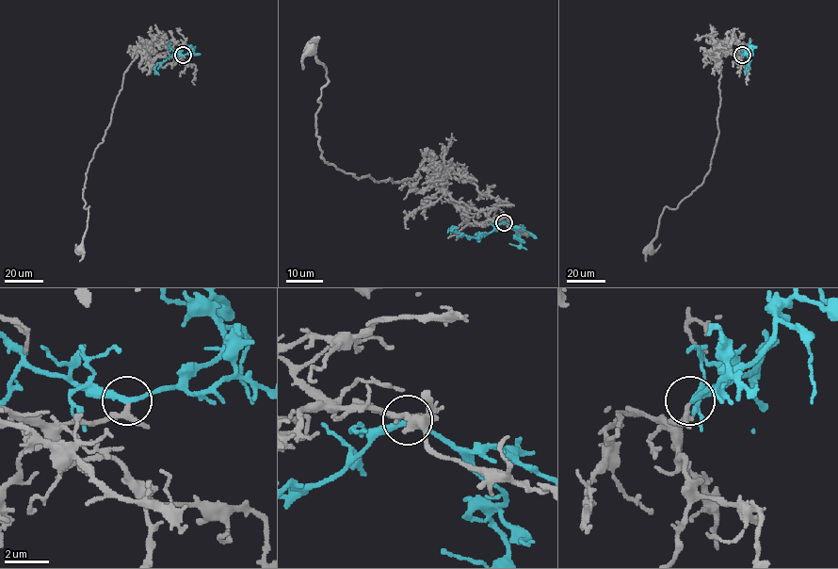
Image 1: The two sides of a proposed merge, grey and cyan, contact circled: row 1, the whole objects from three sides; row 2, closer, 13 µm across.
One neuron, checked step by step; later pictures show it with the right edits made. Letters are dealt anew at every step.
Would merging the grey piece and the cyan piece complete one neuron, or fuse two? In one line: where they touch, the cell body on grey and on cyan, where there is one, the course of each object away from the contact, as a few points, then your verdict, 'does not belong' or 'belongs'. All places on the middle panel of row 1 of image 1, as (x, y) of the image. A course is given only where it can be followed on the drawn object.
place (504, 222); soma grey (311, 48); soma cyan none; course grey (504, 222), (456, 202), (419, 170), (411, 178), (375, 181), (325, 162), (315, 115), (328, 79), (310, 48); course cyan (504, 222), (475, 237), (457, 233), (450, 228), (459, 228); belongs

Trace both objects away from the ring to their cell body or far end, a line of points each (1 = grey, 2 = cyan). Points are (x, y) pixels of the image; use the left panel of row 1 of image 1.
1: (183, 55), (137, 51), (123, 73), (109, 125), (86, 174), (82, 197), (84, 207), (89, 206), (79, 249)
2: (183, 55), (174, 52), (158, 63), (154, 70), (159, 74)

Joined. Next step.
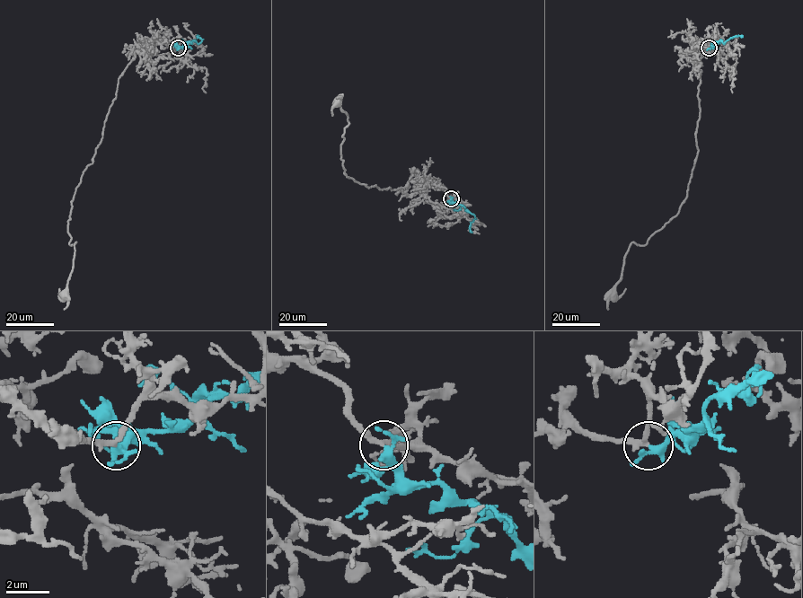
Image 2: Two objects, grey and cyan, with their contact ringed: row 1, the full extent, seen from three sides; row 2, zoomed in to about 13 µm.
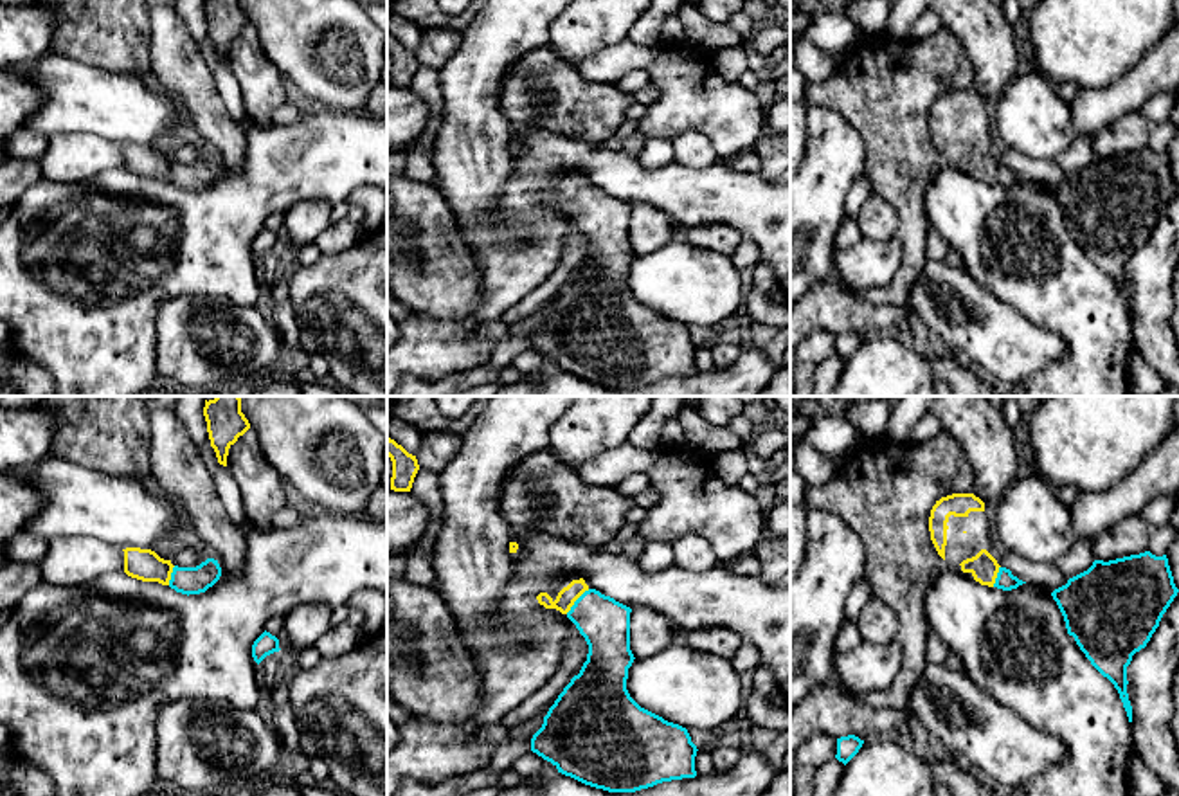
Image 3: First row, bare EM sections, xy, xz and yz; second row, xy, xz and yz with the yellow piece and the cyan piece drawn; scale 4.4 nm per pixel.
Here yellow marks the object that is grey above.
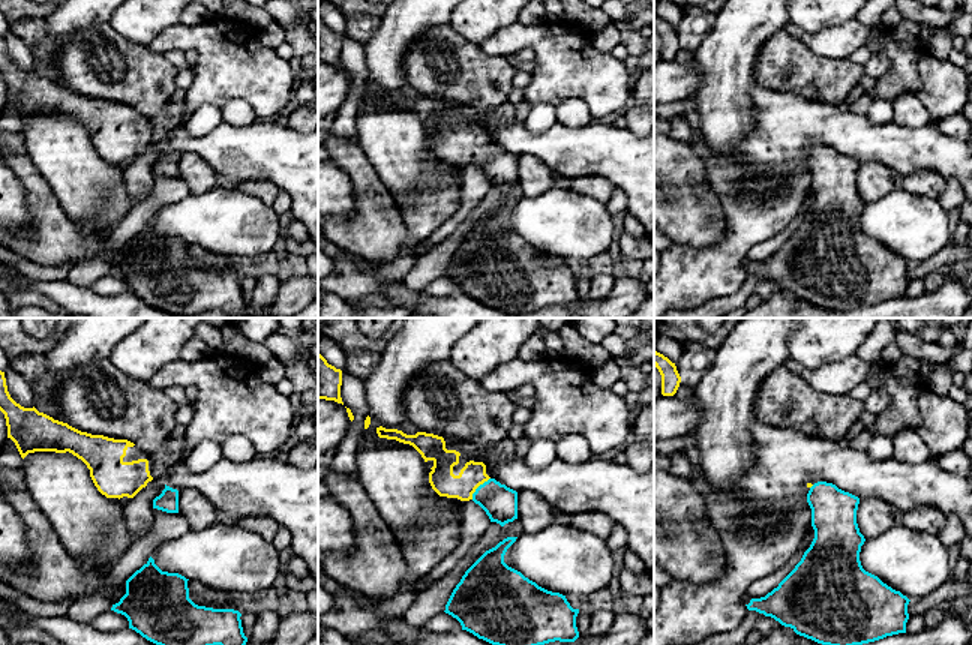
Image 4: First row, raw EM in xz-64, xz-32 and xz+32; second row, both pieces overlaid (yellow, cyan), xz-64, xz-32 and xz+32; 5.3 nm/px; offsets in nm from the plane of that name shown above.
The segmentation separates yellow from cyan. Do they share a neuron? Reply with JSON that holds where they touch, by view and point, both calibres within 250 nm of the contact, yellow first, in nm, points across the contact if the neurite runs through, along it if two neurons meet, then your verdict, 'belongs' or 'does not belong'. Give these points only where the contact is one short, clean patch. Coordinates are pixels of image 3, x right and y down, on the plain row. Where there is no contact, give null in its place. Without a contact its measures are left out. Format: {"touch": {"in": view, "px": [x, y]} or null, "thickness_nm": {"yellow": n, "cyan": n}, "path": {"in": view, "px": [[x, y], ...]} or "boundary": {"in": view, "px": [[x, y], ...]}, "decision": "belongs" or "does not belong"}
{"touch": {"in": "xz", "px": [576, 195]}, "thickness_nm": {"yellow": 90, "cyan": 220}, "path": {"in": "xz", "px": [[566, 195], [576, 195], [605, 220]]}, "decision": "belongs"}

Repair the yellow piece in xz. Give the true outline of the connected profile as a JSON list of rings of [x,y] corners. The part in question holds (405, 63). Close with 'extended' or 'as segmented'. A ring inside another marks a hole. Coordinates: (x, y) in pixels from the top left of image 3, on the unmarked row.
[[[387,32],[387,52],[392,58],[391,86],[410,88],[414,74],[419,67],[416,52],[409,50],[401,41]]] | as segmented

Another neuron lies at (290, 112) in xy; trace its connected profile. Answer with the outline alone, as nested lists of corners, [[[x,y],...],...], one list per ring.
[[[286,101],[272,113],[272,124],[290,124],[299,121],[301,117],[304,117],[306,106],[308,104],[302,101],[297,103]]]

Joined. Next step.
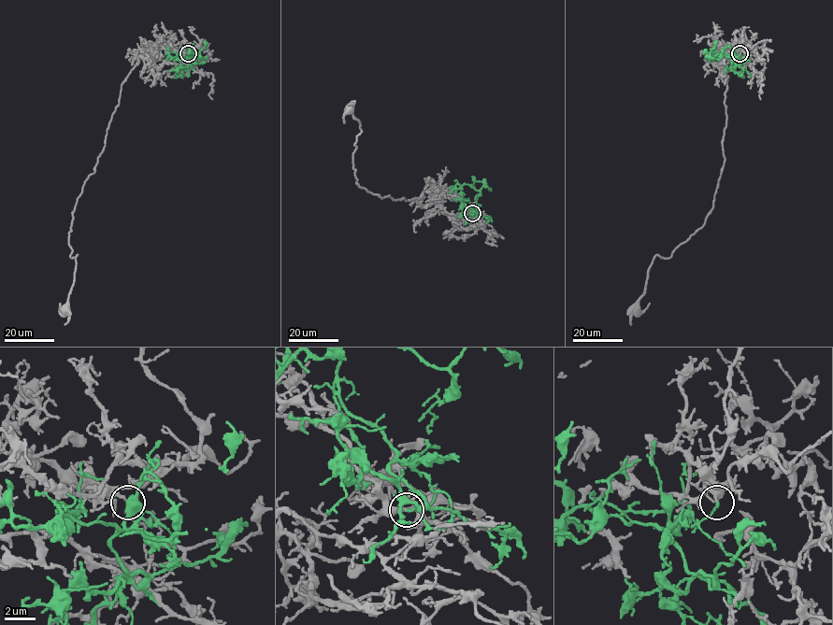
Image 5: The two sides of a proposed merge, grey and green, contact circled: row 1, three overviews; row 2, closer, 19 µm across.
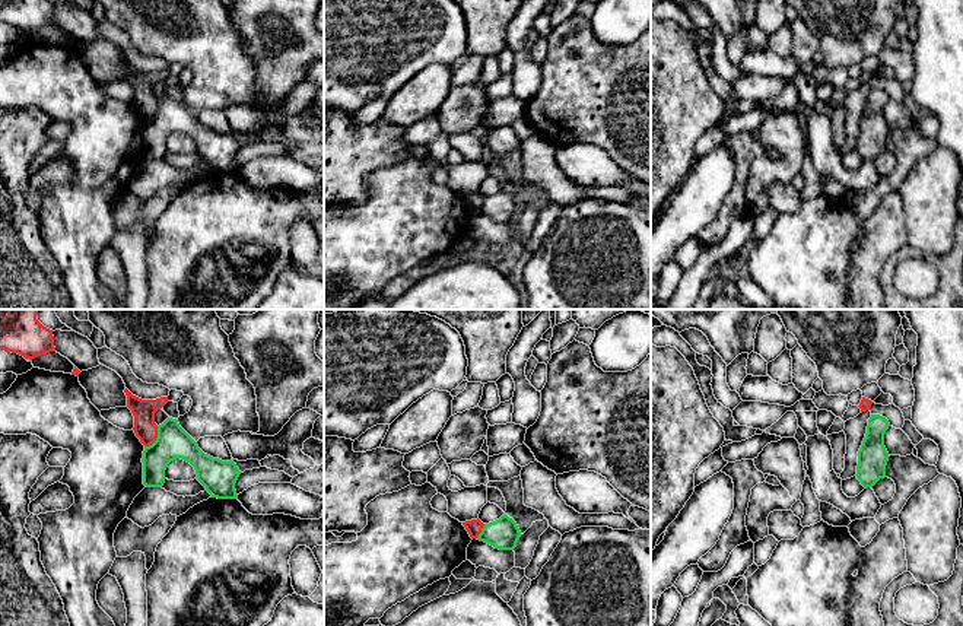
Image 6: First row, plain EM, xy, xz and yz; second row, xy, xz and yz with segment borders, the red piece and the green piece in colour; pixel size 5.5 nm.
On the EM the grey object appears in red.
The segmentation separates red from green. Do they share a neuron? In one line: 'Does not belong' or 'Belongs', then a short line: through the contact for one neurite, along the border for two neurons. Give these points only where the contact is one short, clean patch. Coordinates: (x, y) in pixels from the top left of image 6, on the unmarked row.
Does not belong. Line: xy (156, 98), (156, 111), (145, 120)

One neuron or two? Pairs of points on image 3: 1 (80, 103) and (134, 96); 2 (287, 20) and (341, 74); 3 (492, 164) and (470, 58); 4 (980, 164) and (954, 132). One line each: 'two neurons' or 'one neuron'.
1: one neuron
2: one neuron
3: one neuron
4: one neuron

